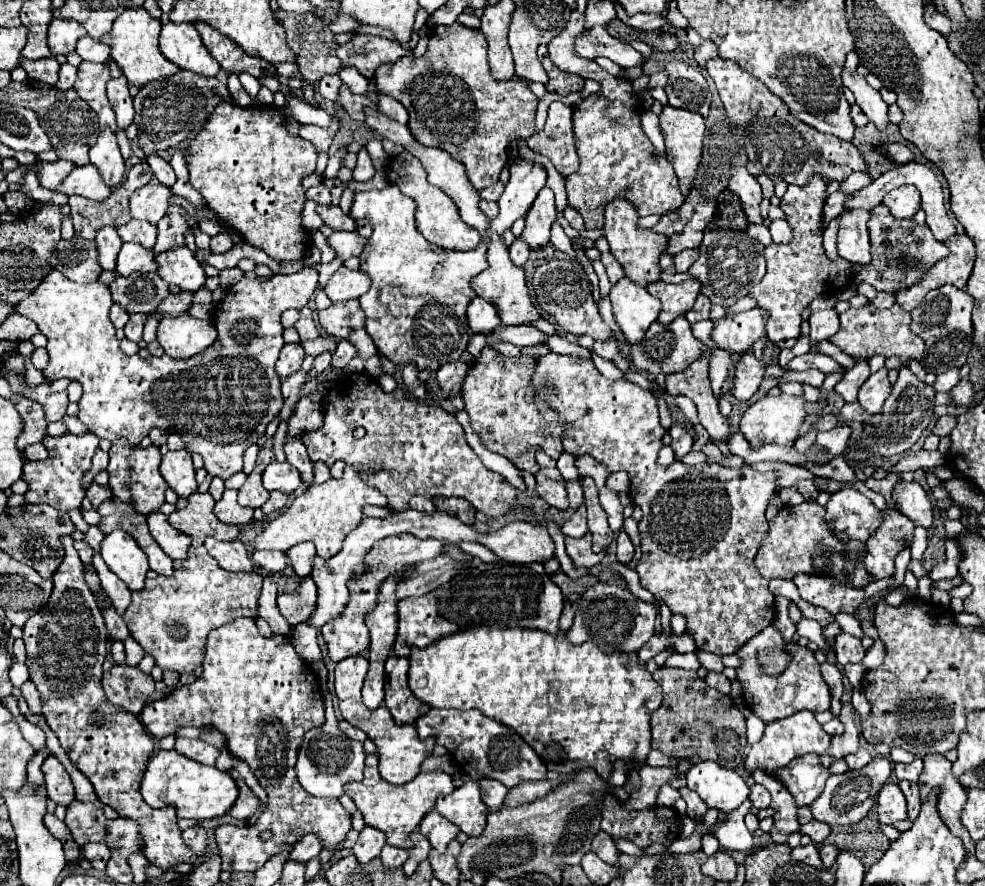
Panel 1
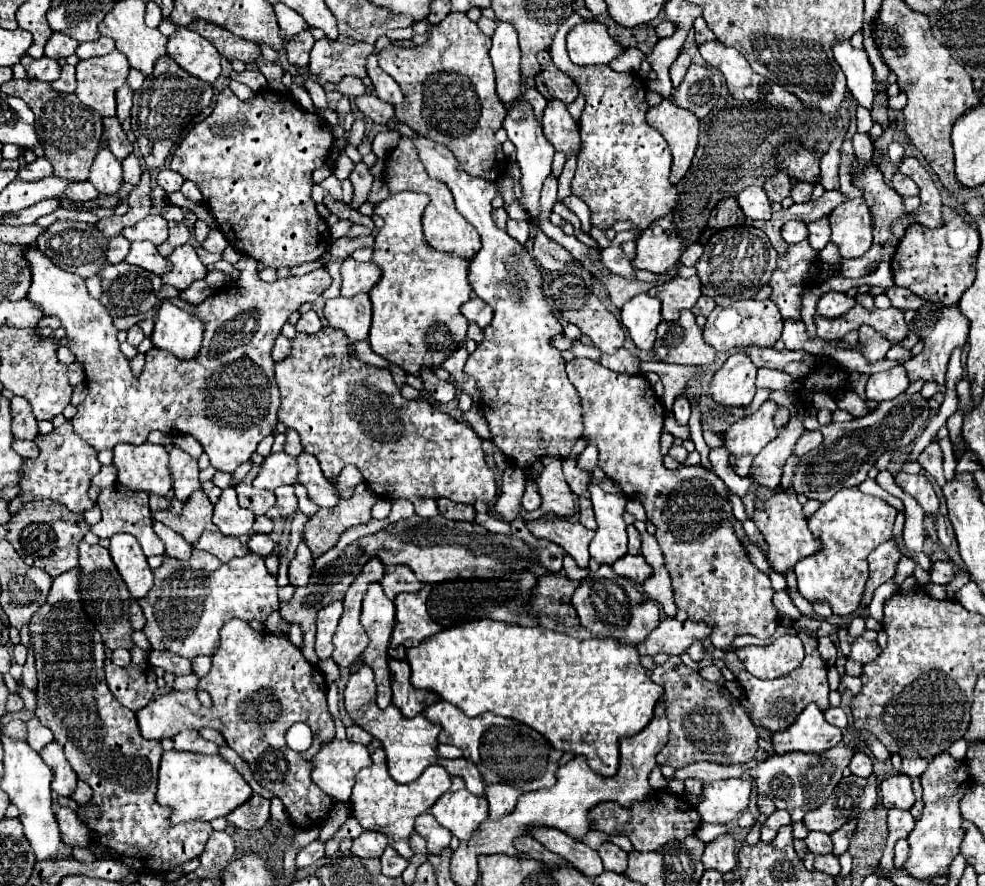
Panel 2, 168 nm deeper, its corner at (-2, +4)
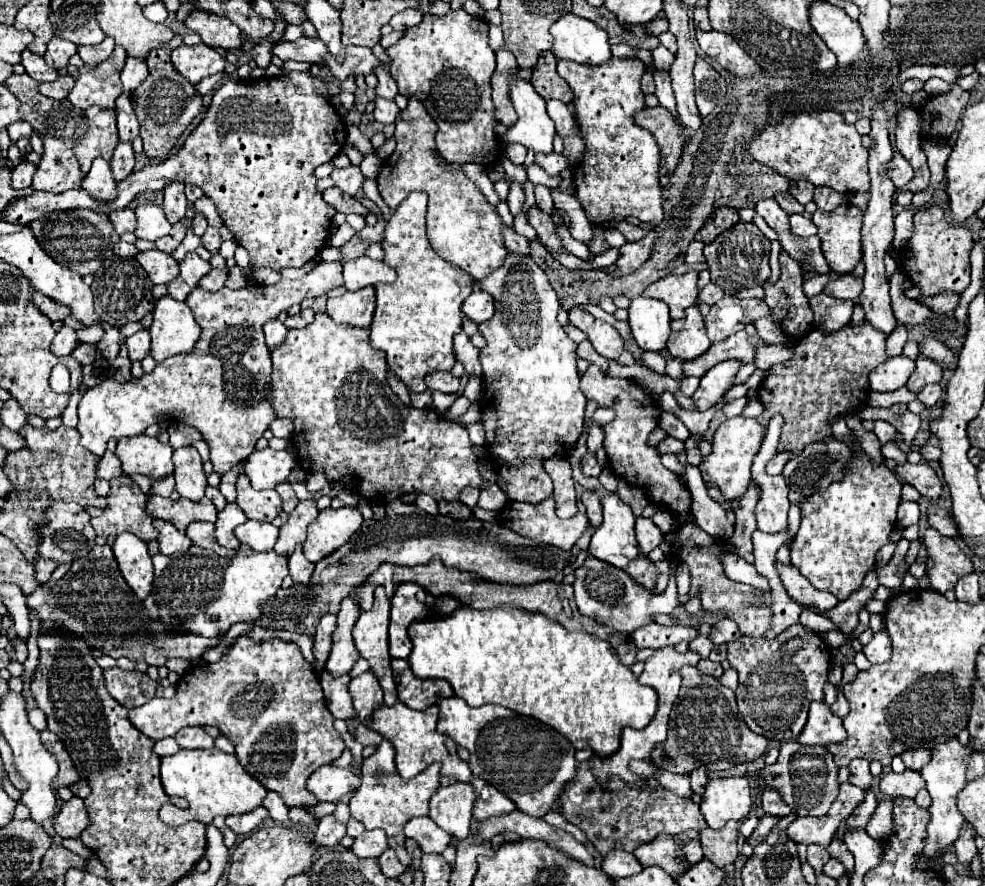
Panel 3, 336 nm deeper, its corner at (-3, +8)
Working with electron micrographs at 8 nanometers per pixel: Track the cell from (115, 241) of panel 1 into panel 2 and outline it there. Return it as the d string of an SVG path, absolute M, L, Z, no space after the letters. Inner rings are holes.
M123 234L109 238L109 250L107 250L107 262L109 264L121 262L127 252L129 252L129 240Z

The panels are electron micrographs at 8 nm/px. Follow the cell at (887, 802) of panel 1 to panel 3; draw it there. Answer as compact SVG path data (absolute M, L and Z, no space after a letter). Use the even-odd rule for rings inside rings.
M904 770L902 774L886 774L882 776L880 780L880 790L890 796L890 798L898 798L898 796L904 796L904 798L916 798L916 794L924 788L924 778L920 776L920 772L914 772L914 770Z

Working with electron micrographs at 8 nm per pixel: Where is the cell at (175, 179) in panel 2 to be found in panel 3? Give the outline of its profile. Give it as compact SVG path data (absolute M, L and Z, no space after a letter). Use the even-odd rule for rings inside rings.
M172 182L170 186L166 186L164 190L164 204L162 210L168 218L168 222L180 222L184 218L186 212L186 196L184 196L184 184L180 182Z

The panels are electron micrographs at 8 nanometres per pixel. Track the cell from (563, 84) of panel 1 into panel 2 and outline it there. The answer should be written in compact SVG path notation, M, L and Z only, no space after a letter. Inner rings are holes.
M543 50L539 54L539 64L541 64L543 70L535 78L537 90L547 100L557 98L557 100L563 100L565 104L573 102L577 98L577 94L579 94L579 88L577 88L577 84L569 76L565 76L565 72L561 72L561 70L557 70L557 66L553 66L551 56L549 56L547 50Z

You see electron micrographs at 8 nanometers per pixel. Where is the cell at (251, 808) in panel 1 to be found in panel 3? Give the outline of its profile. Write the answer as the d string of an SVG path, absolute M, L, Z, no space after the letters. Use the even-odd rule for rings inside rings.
M264 806L246 812L246 814L238 814L238 816L228 816L226 818L226 826L236 832L236 834L248 834L252 830L256 830L258 826L262 826L262 822L268 818L268 810Z

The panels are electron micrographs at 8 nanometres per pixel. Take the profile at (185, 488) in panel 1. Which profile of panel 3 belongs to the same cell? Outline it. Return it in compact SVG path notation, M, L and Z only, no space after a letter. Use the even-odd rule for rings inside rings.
M186 446L174 450L174 478L176 478L176 492L182 498L198 502L204 496L208 482L202 470L202 458L196 448Z

